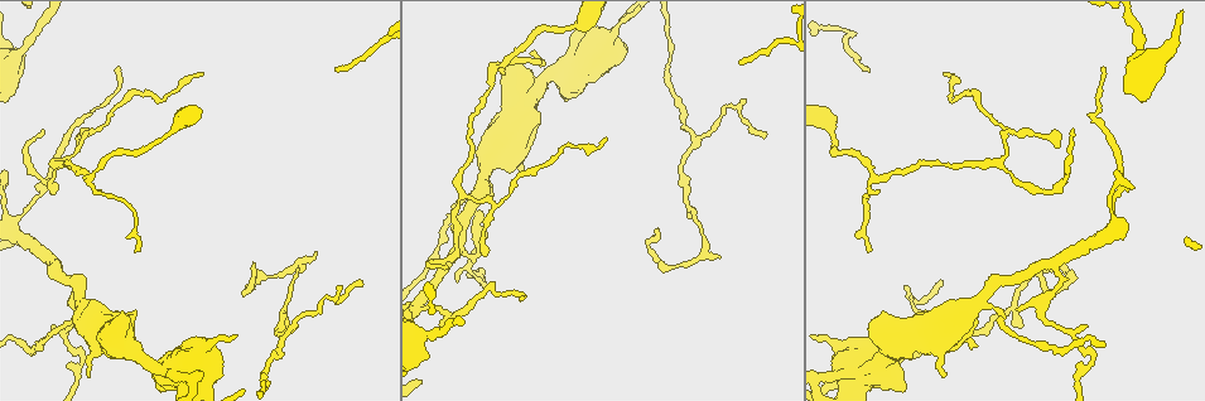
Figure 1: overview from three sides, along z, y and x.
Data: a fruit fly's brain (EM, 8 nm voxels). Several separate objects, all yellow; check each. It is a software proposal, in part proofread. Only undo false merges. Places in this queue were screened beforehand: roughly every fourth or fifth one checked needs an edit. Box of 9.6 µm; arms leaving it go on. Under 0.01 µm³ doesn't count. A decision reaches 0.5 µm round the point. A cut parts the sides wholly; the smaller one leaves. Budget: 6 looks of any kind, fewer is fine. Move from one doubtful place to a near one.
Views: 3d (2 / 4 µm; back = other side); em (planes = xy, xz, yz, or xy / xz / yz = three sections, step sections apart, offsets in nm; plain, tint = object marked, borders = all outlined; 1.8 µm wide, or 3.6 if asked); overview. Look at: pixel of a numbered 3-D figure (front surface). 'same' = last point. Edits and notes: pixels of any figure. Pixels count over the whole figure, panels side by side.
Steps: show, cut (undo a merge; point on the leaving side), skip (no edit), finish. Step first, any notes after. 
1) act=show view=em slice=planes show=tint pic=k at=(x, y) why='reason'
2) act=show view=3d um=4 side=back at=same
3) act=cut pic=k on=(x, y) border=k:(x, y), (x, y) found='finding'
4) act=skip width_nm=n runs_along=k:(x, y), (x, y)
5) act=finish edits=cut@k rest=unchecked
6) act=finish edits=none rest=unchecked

act=show view=3d um=2 pic=1 at=(648, 243) why='abrupt turn'

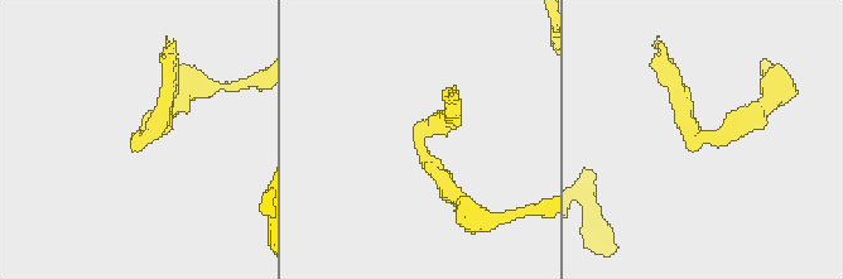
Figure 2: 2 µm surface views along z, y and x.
act=show view=em slice=xy step=4 show=tint pic=2 at=(420, 144) why='need the tissue'

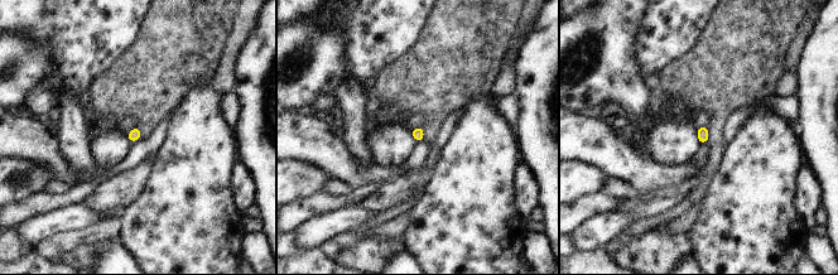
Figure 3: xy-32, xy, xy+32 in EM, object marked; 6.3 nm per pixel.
act=show view=em slice=planes show=borders at=same why='another direction'

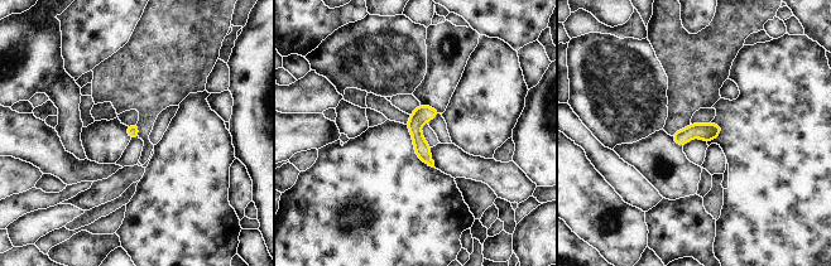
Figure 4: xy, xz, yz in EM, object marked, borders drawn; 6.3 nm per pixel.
act=skip runs_along=4:(422, 107), (417, 136), (430, 161) found='continuous, no second cell'

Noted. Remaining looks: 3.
act=show view=em slice=planes show=tint pic=1 at=(23, 211) why='thick turns thin'

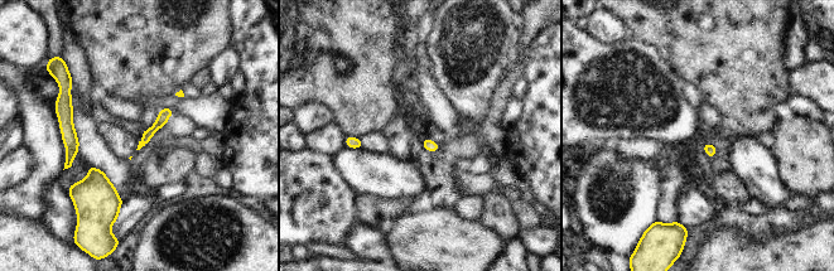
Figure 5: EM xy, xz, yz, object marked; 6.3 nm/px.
act=skip width_nm=70 runs_along=5:(169, 111), (146, 135), (144, 141) found='continuous, no second cell'

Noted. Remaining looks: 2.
act=show view=em slice=planes show=tint pic=1 at=(494, 202) why='three arms meet'

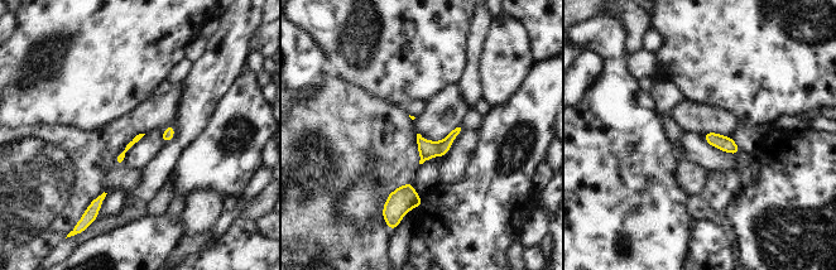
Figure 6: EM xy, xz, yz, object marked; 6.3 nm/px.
act=skip width_nm=50 found='all the same cell'

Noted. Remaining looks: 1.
act=finish edits=none rest=unchecked

